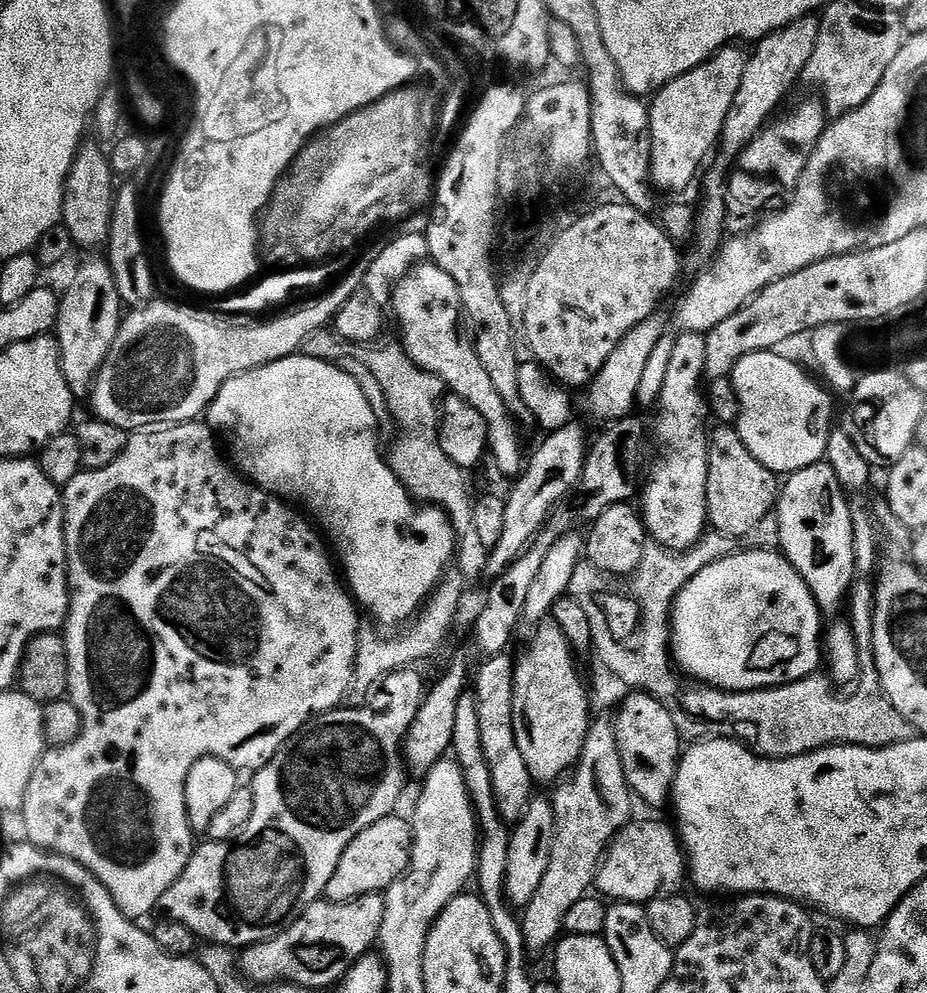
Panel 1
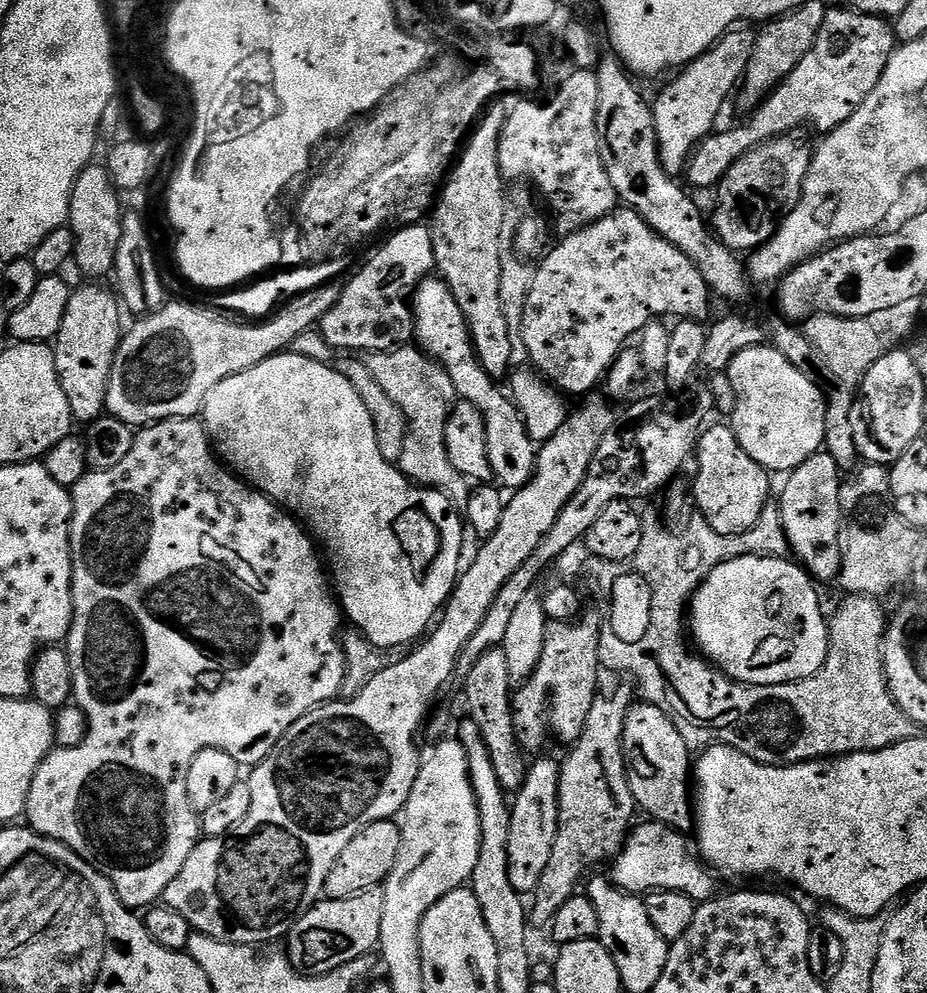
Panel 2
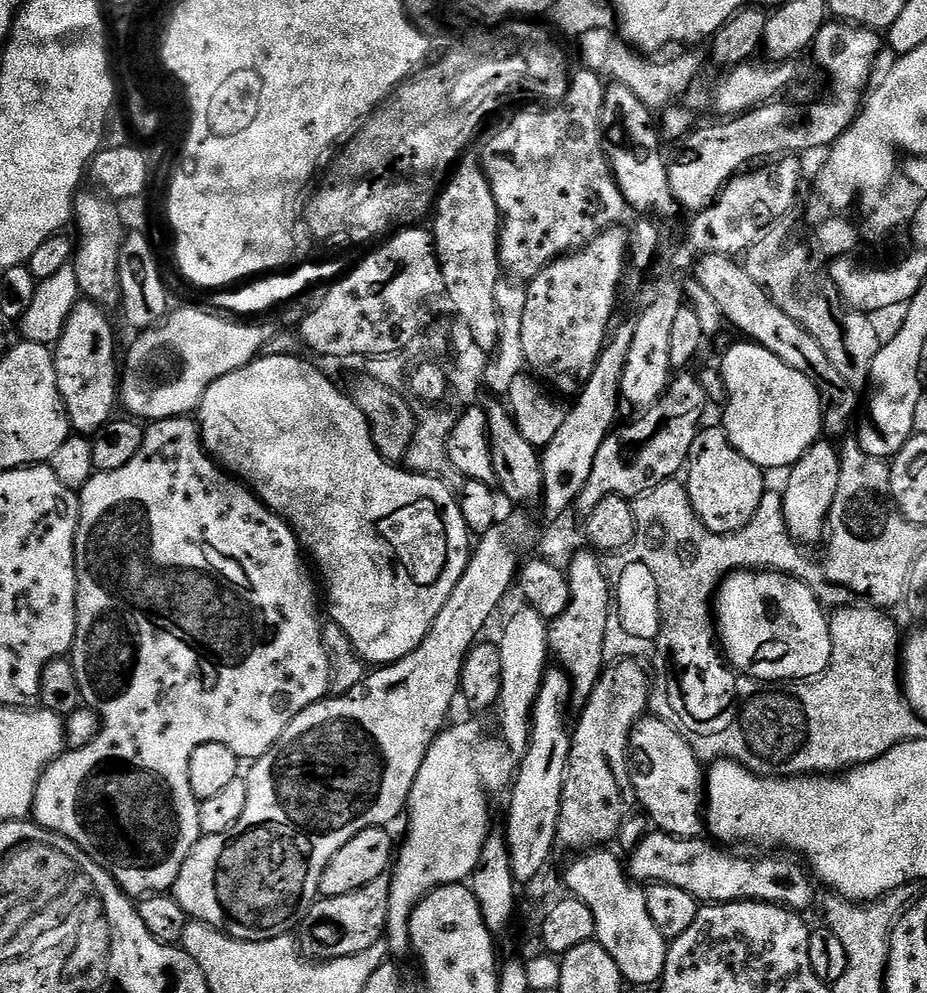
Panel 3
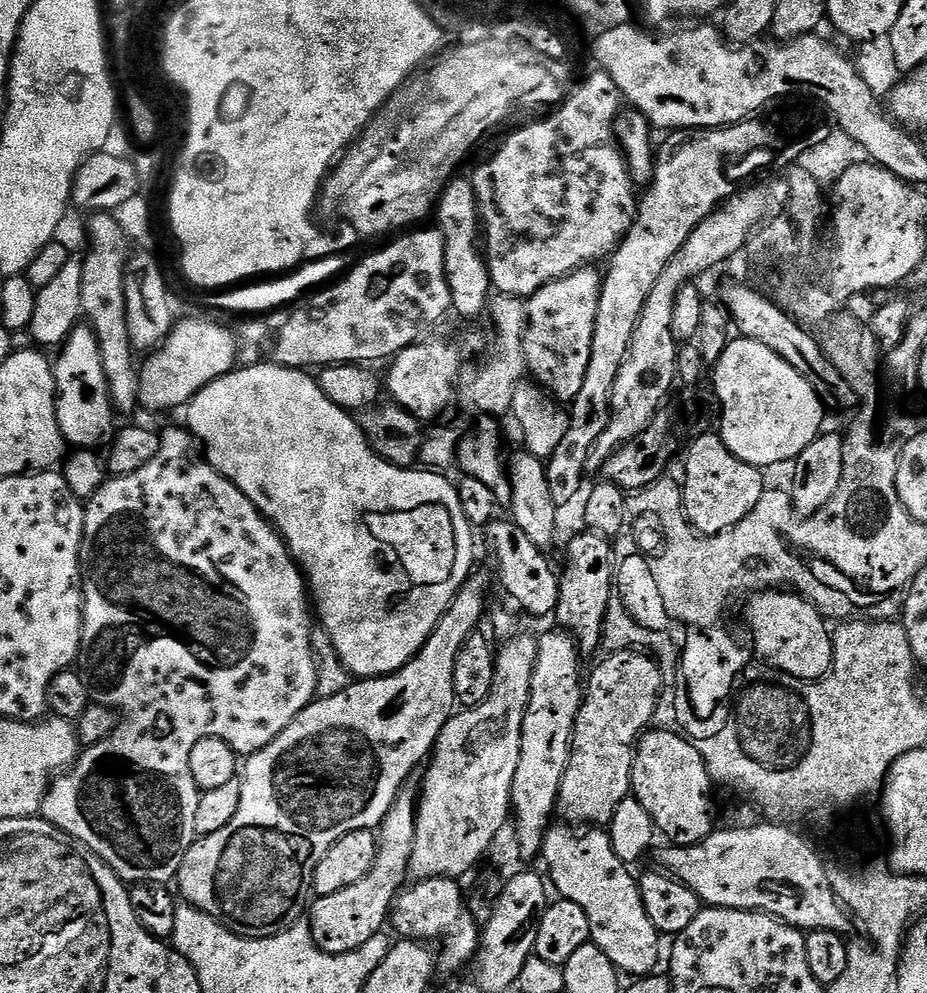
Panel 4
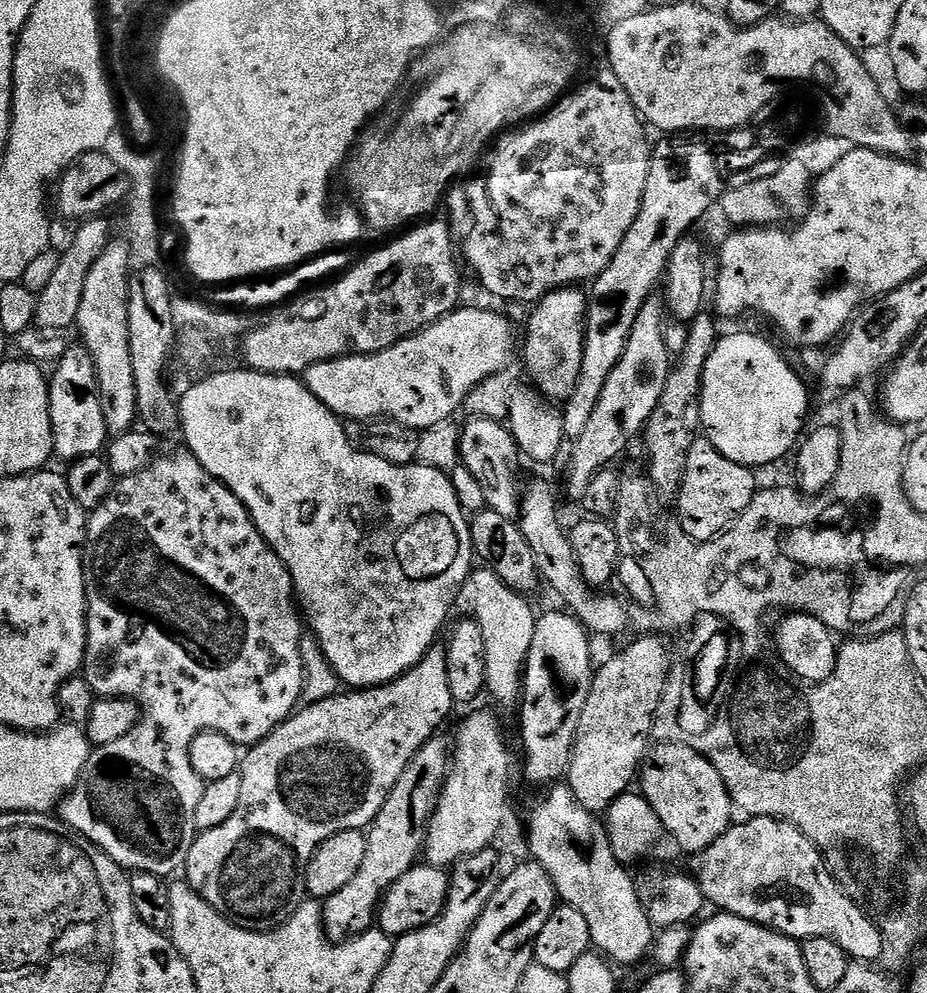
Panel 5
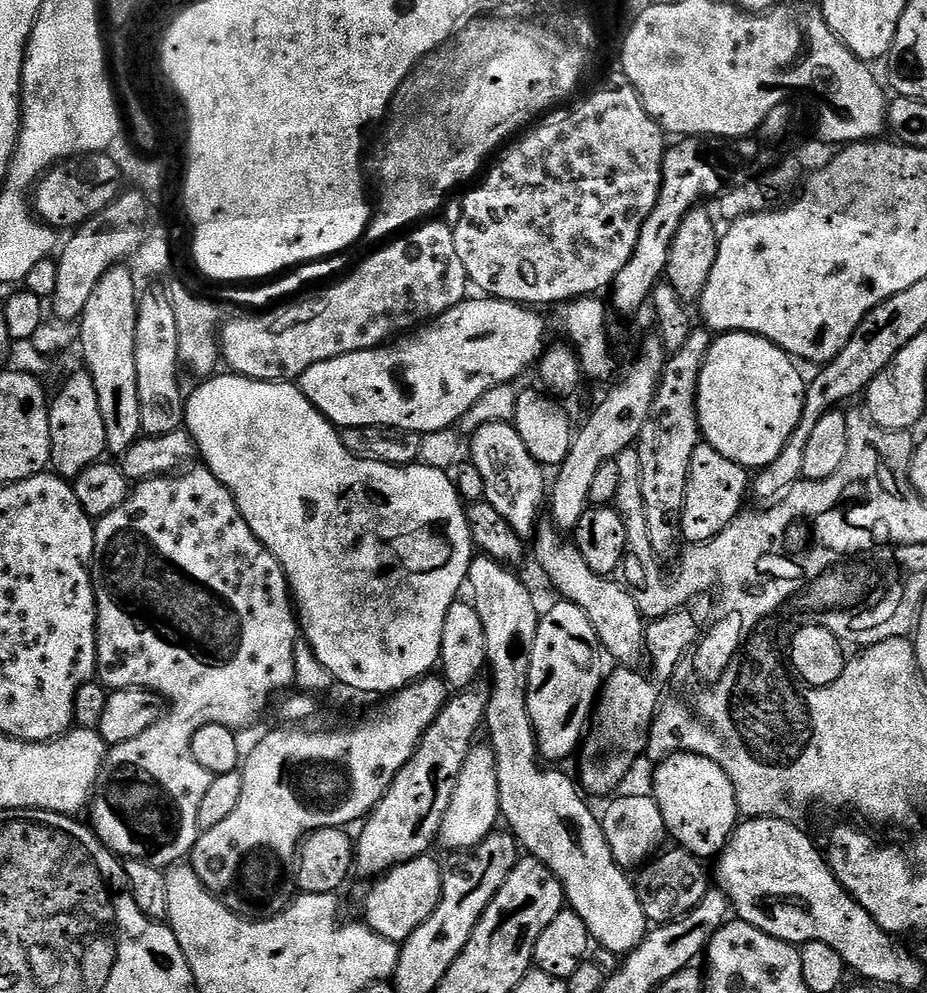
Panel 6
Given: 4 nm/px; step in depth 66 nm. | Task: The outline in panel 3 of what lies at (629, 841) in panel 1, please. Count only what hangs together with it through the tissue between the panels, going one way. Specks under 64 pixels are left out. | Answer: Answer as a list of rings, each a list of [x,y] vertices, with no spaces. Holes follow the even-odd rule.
[[[652,830],[643,836],[637,848],[631,849],[629,856],[632,857],[626,860],[626,871],[636,882],[678,886],[678,890],[686,890],[701,905],[762,900],[766,904],[778,904],[781,908],[805,910],[811,906],[812,899],[813,904],[817,899],[812,889],[813,877],[799,859],[788,854],[760,854],[757,860],[751,860],[748,856],[735,856],[732,852],[735,851],[725,850],[708,838],[683,840]]]

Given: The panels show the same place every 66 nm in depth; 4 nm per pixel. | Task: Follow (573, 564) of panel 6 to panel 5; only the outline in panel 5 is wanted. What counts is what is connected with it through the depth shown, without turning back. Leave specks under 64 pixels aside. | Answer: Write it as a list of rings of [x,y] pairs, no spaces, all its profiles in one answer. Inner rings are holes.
[[[536,480],[527,485],[520,498],[520,515],[518,523],[526,542],[530,542],[530,550],[534,550],[534,558],[539,564],[540,576],[545,585],[549,584],[560,595],[565,609],[575,616],[593,637],[616,636],[624,627],[629,627],[628,610],[623,599],[615,600],[612,596],[603,596],[582,578],[582,570],[578,566],[578,558],[574,554],[572,537],[560,525],[560,508],[556,505],[556,496],[552,488],[544,480]]]

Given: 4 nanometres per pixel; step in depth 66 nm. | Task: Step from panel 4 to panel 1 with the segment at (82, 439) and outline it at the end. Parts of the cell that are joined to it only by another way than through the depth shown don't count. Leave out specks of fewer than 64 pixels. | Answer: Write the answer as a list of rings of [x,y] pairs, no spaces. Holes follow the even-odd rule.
[[[85,259],[75,269],[72,285],[60,296],[60,313],[56,319],[54,335],[60,347],[62,374],[66,378],[66,386],[70,386],[73,397],[87,397],[96,382],[96,375],[102,370],[110,350],[114,346],[114,338],[118,338],[118,330],[122,319],[122,301],[118,294],[116,279],[107,259]]]

